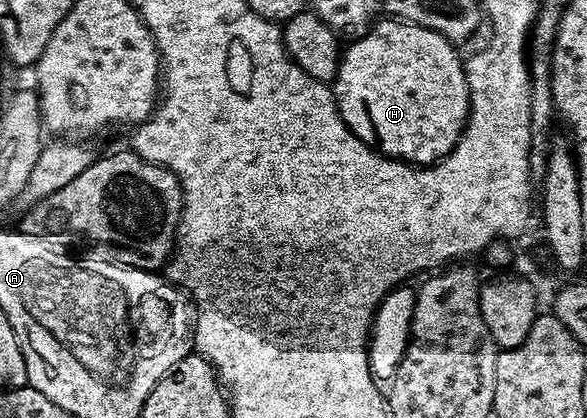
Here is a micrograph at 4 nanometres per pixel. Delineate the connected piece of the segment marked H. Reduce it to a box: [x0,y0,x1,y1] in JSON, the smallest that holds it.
[332,18,470,166]

